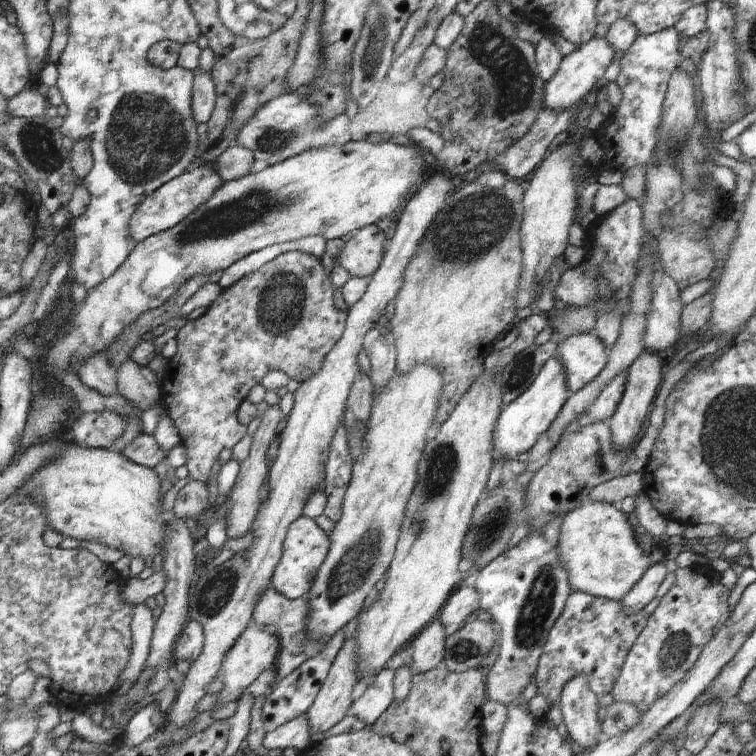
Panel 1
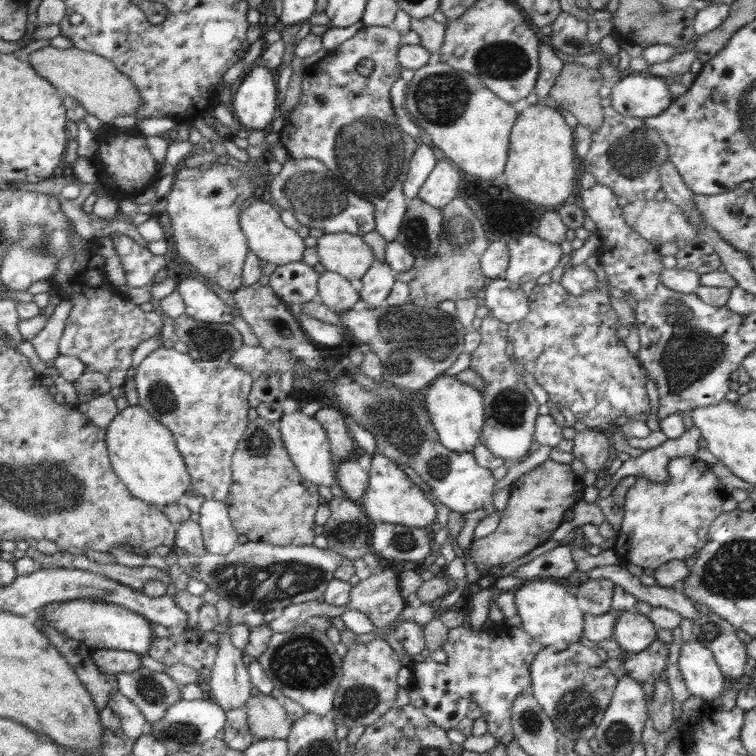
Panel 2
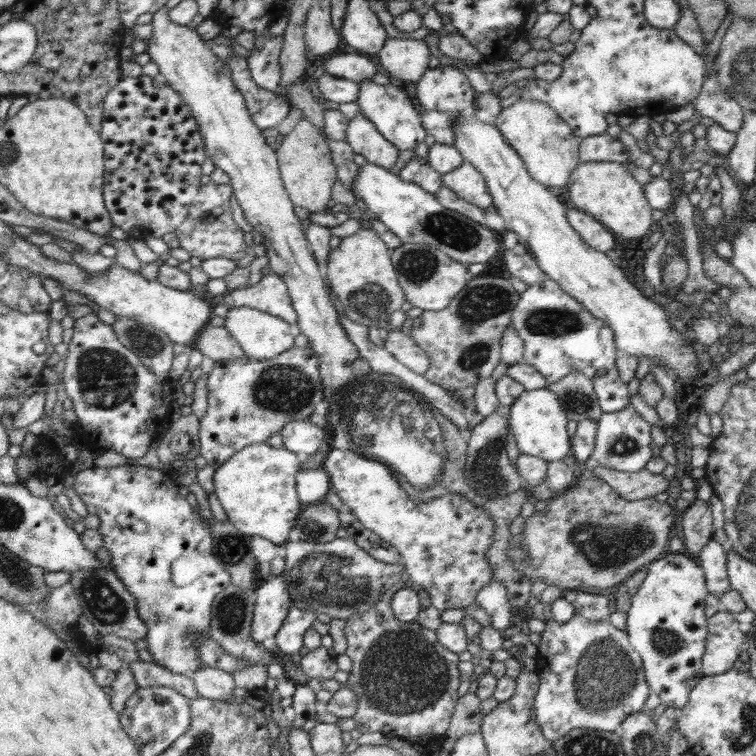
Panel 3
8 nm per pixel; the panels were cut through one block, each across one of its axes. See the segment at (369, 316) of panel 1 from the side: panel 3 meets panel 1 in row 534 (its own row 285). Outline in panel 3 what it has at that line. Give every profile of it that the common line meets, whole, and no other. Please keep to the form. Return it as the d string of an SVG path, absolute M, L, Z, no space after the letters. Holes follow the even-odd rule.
M269 273L252 287L228 289L224 293L224 304L228 308L250 307L277 316L296 326L297 314L285 282L276 274Z

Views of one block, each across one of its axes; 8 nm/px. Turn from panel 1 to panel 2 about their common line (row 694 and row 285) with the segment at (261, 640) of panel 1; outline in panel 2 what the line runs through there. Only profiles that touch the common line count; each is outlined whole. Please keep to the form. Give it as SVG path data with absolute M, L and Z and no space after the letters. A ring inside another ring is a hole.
M217 161L196 168L180 166L175 172L172 190L158 206L170 215L168 234L176 245L178 256L191 264L209 282L235 291L242 284L242 270L249 253L246 235L239 223L242 203L252 196L252 182L242 171Z

